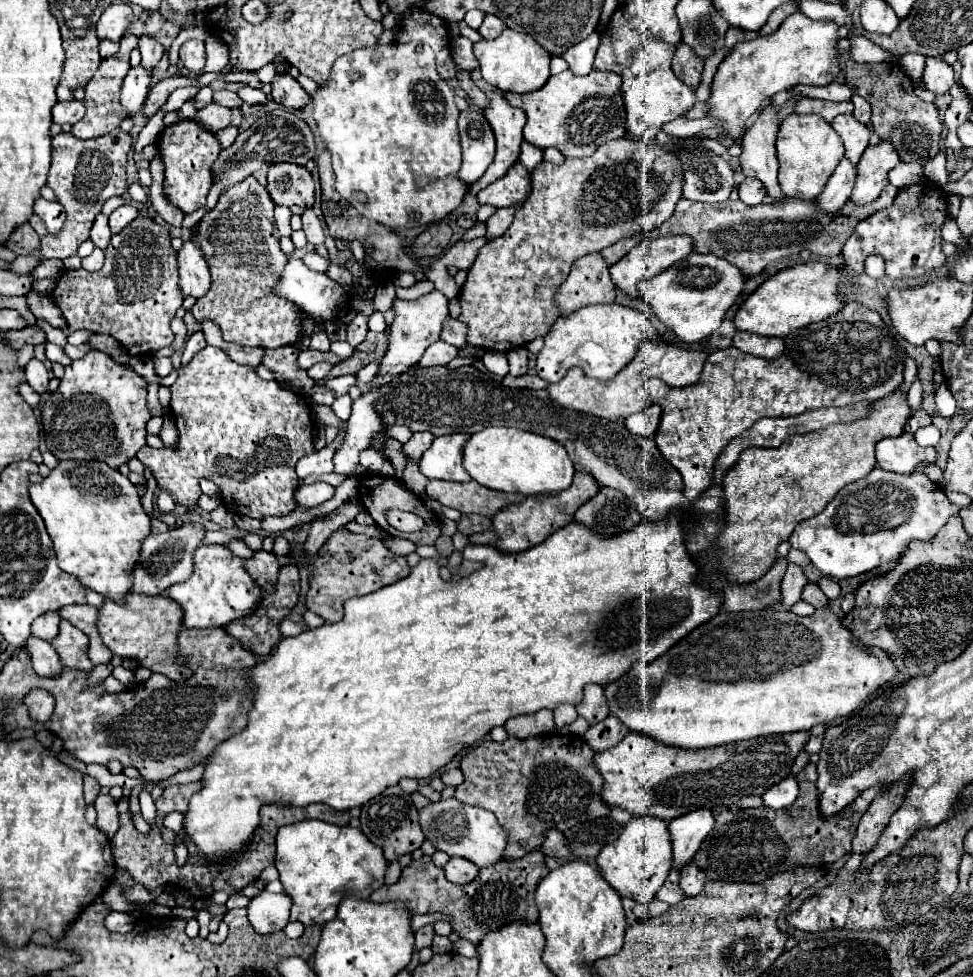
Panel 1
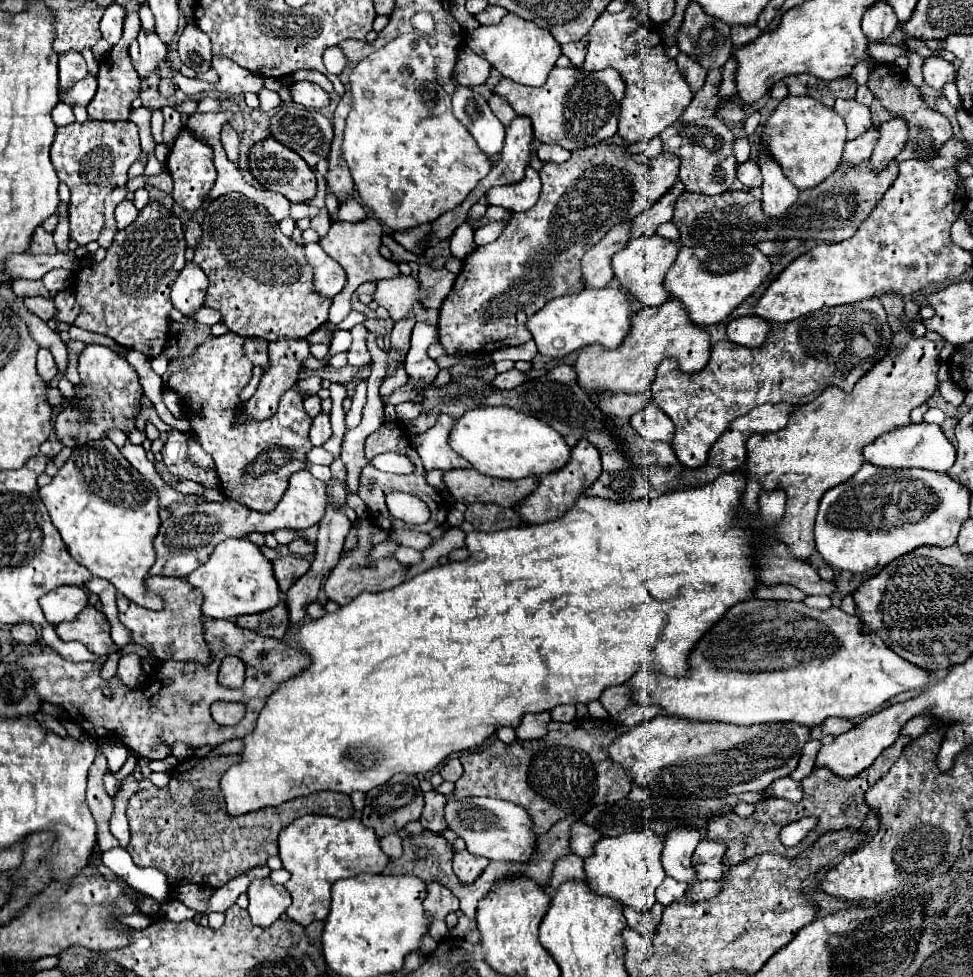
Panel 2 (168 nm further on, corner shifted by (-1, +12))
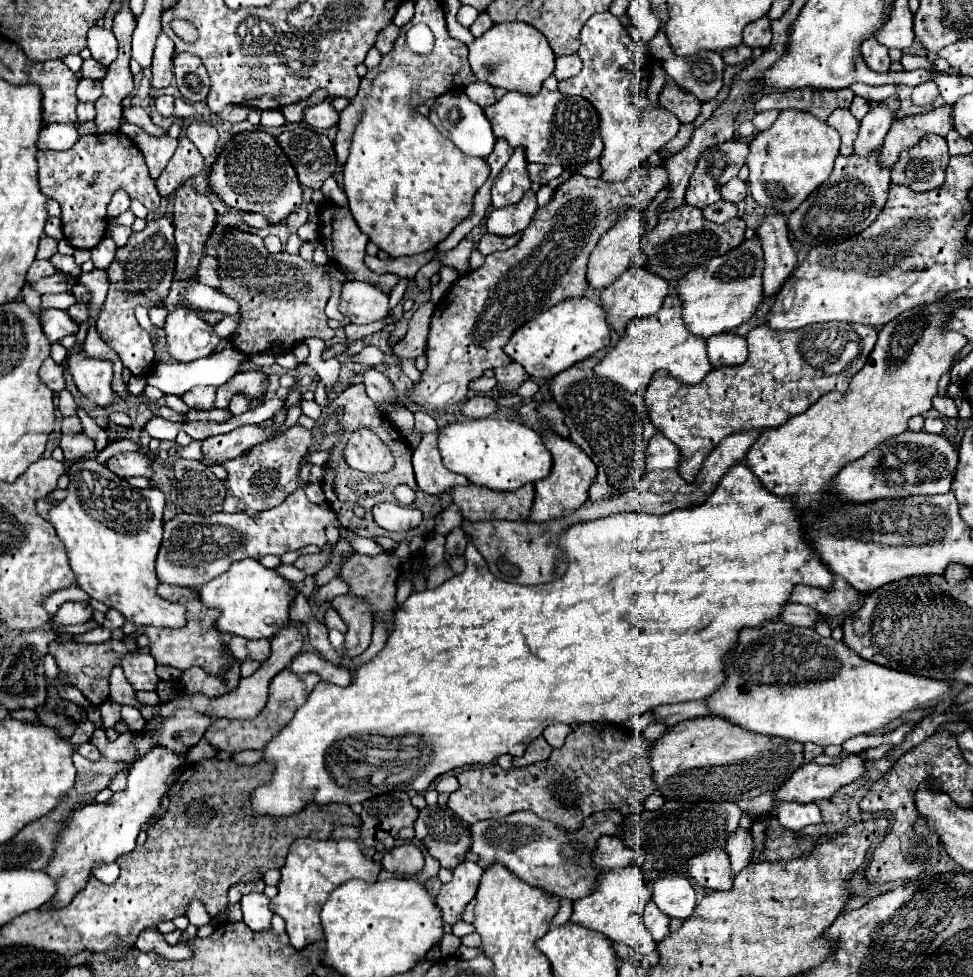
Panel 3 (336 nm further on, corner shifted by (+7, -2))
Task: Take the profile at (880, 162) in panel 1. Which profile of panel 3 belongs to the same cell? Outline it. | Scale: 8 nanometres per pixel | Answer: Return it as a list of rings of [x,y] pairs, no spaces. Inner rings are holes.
[[[945,104],[939,108],[933,108],[923,114],[915,116],[905,116],[901,120],[895,120],[885,142],[883,142],[883,154],[881,154],[881,164],[883,168],[891,168],[899,154],[915,144],[927,134],[939,134],[947,136],[949,130],[953,128],[953,106]]]

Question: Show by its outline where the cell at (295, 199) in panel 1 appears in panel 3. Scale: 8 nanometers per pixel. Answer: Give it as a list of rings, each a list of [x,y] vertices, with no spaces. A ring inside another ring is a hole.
[[[263,130],[235,134],[217,156],[207,184],[223,204],[245,212],[259,212],[271,224],[283,222],[301,206],[301,184],[297,180],[297,172],[279,142]]]

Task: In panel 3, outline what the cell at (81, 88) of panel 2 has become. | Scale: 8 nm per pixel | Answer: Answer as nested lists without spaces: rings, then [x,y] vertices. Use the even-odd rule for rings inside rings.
[[[83,78],[83,80],[79,80],[77,98],[79,98],[81,102],[95,102],[101,94],[103,94],[103,88],[101,88],[101,82],[99,82],[99,80],[93,80],[93,78]]]

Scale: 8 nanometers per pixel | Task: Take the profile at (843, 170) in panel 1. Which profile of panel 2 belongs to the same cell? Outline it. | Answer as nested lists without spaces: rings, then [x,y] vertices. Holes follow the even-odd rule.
[[[871,126],[871,130],[867,130],[867,134],[847,142],[845,150],[843,150],[843,162],[849,164],[849,166],[857,166],[863,160],[869,160],[871,152],[873,152],[873,146],[877,142],[877,136],[879,136],[877,126]]]

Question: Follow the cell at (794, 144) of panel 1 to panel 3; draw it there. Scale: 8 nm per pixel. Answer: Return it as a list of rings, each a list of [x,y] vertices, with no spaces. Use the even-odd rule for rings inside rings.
[[[783,110],[775,124],[769,130],[755,134],[749,144],[747,168],[749,168],[749,192],[759,206],[765,206],[773,212],[789,216],[799,204],[819,186],[833,170],[833,162],[839,156],[839,132],[829,124],[817,120],[815,116],[799,110]]]

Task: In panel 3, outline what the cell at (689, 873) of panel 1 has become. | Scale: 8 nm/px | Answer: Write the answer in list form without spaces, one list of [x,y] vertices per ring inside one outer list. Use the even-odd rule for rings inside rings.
[[[709,850],[695,856],[695,860],[687,864],[687,872],[707,890],[729,890],[733,886],[733,872],[725,850]]]

